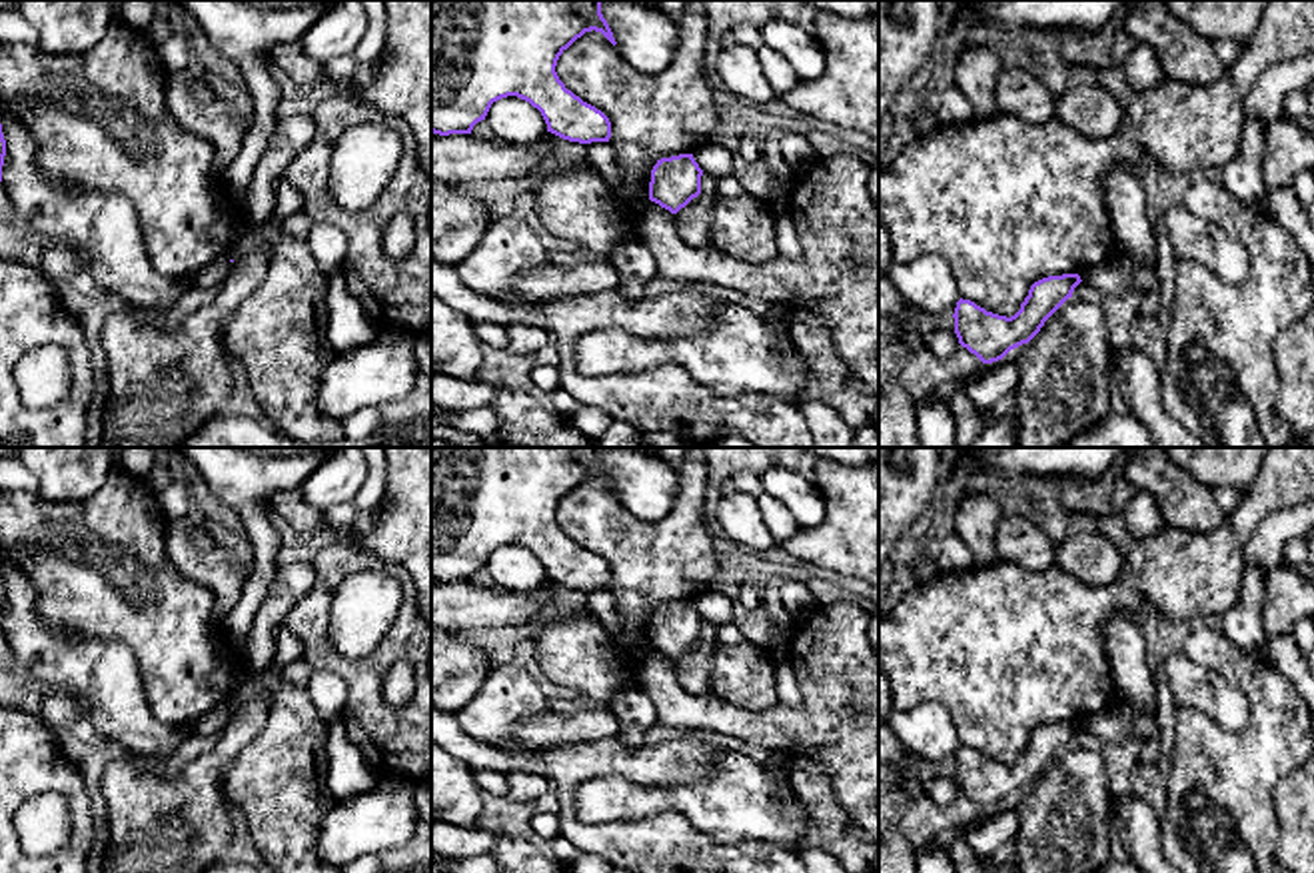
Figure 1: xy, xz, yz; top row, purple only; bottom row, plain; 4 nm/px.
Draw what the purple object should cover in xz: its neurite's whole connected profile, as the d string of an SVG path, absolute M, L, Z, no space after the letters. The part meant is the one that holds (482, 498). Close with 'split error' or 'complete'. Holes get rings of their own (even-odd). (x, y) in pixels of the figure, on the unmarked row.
M431 447L431 579L439 583L471 581L493 549L517 543L537 555L547 579L579 591L609 589L611 569L559 527L559 503L585 479L601 479L617 491L601 461L601 447Z; complete

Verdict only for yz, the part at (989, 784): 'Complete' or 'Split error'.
Complete

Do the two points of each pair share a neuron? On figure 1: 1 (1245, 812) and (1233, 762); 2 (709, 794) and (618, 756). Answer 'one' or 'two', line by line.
1: one
2: two

